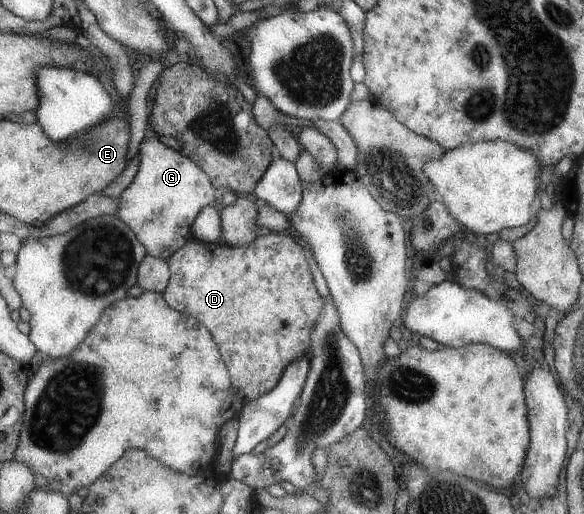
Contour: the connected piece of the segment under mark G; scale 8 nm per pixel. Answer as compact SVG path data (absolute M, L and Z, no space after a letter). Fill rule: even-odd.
M151 132L144 137L139 145L138 154L140 163L135 182L122 196L122 207L117 215L127 221L139 236L139 241L145 246L147 255L168 259L176 250L179 250L188 239L193 238L192 226L198 212L207 205L213 204L219 191L213 186L207 173L188 156L177 152L159 141L159 137Z

